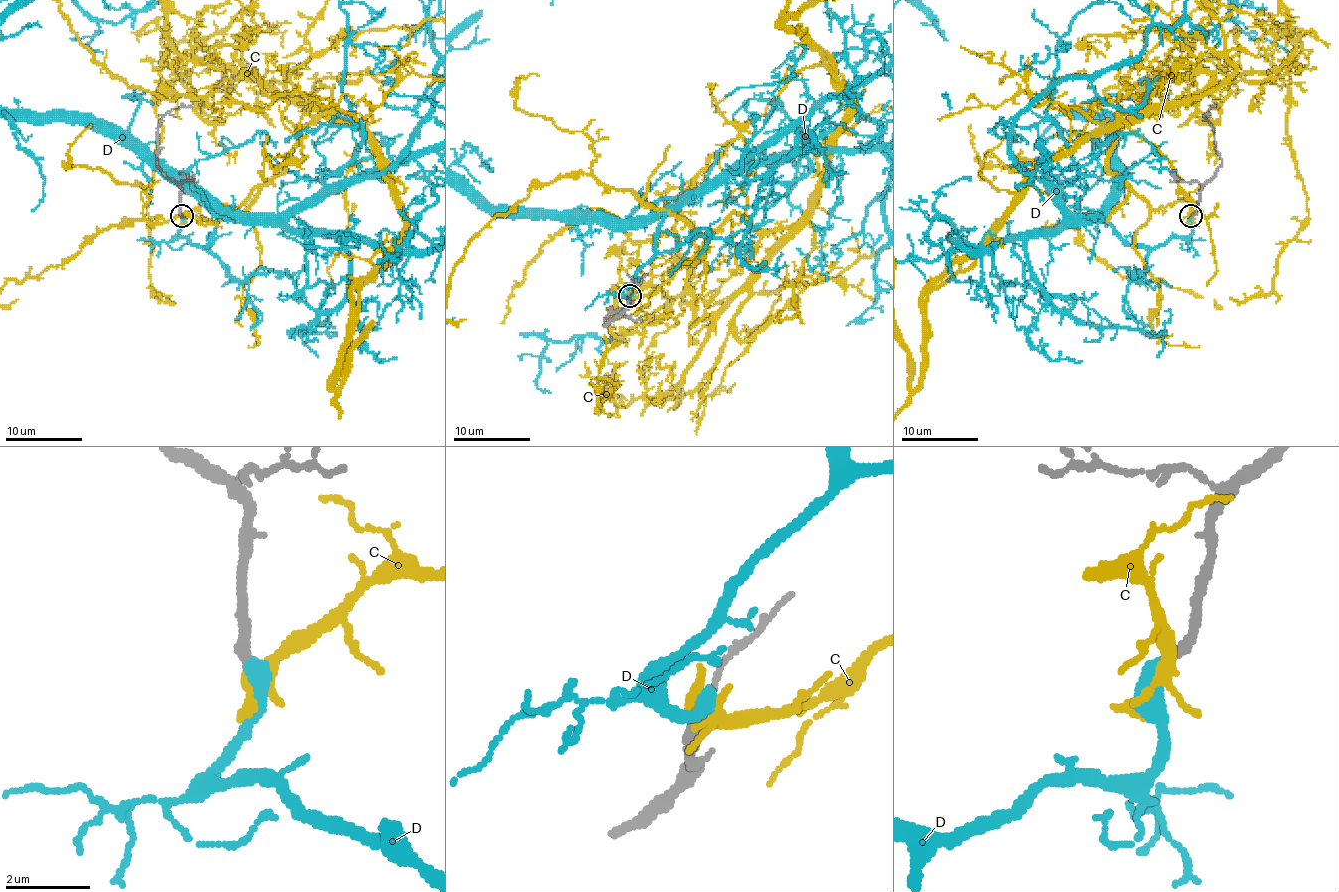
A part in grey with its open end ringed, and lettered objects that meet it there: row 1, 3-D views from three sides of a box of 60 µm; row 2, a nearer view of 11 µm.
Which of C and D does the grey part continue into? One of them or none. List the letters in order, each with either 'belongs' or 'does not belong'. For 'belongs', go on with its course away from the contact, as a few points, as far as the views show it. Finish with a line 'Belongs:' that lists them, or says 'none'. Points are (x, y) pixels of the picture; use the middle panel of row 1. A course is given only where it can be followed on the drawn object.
C: does not belong
D: belongs
Belongs: D

